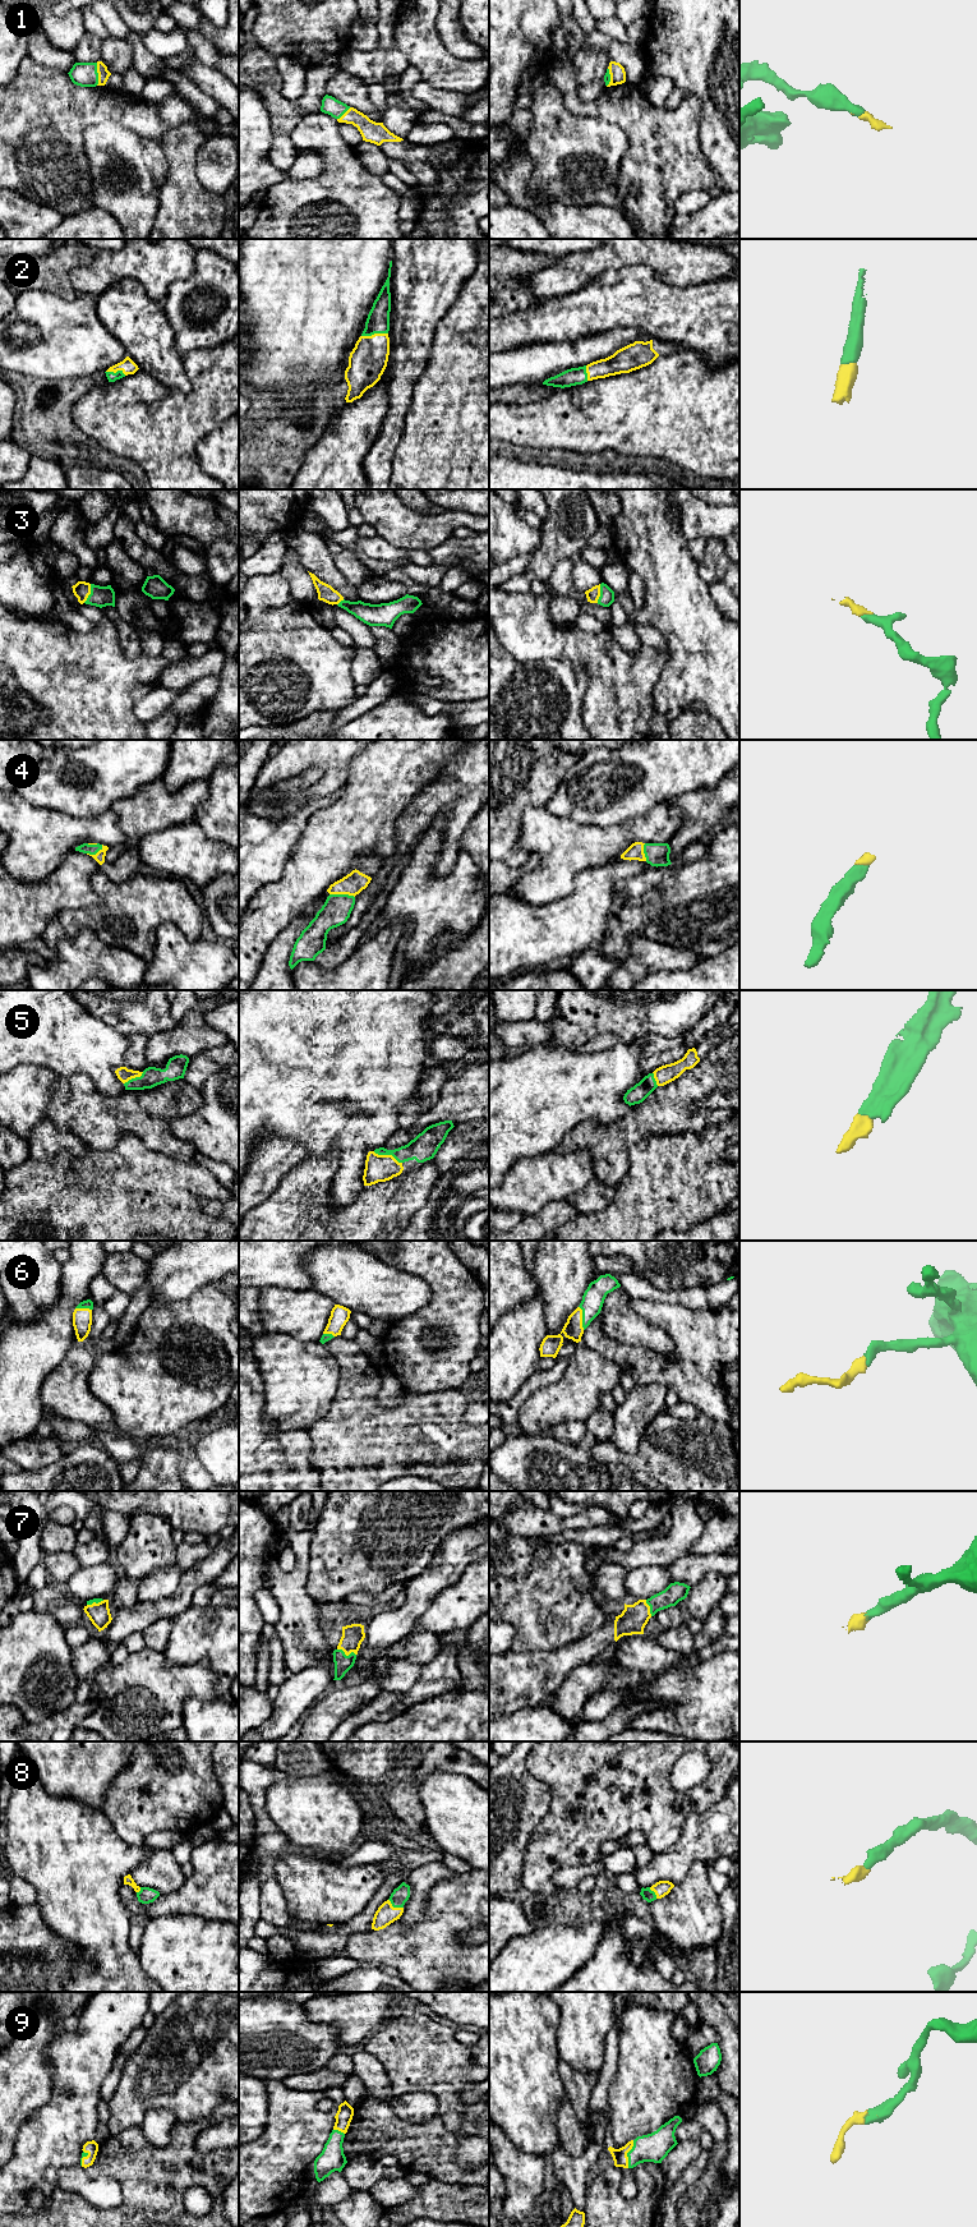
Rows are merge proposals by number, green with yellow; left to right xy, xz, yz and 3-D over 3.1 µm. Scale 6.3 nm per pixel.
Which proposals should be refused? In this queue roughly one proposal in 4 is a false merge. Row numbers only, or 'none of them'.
none of them

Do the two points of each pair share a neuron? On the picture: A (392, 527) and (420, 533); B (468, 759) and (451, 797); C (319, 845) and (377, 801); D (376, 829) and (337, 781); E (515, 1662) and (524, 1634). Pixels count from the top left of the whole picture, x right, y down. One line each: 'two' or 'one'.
A: one
B: one
C: one
D: two
E: two

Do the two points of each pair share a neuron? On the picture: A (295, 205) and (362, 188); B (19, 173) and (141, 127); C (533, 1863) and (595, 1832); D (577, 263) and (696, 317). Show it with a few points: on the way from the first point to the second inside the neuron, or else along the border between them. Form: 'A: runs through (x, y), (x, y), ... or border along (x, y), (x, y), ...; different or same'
A: runs through (312, 199), (321, 199), (326, 196), (345, 196); same
B: runs through (50, 142), (81, 111), (110, 111); same
C: runs through (548, 1852), (561, 1839), (572, 1832), (580, 1832); same
D: border along (631, 266), (605, 270), (576, 290); different

